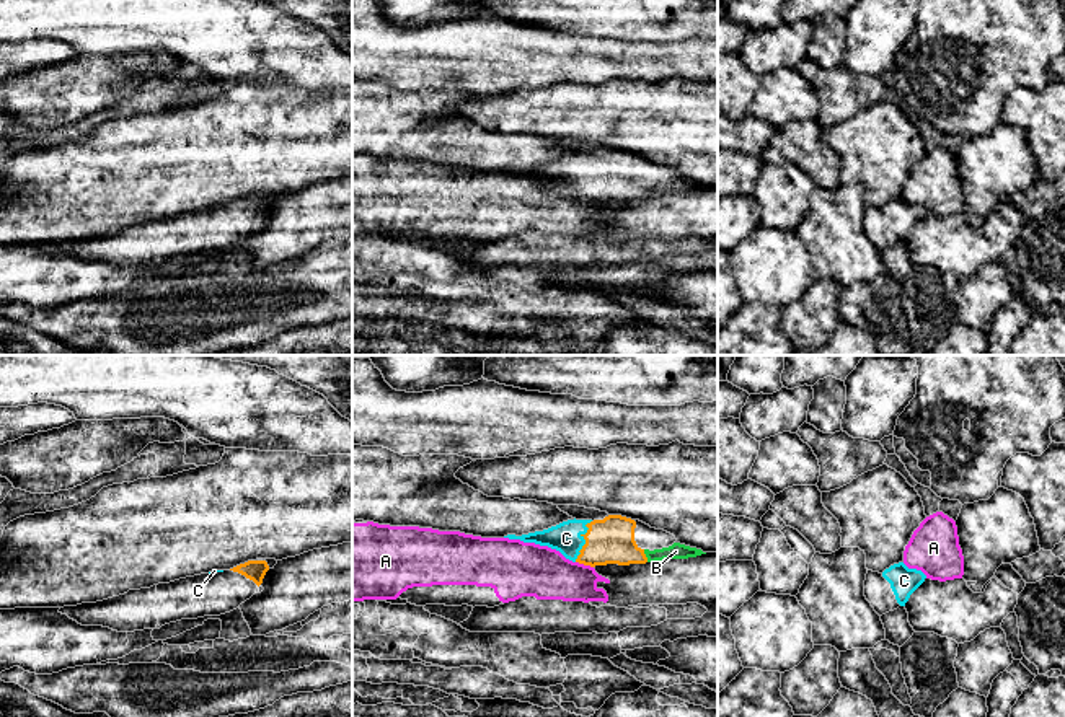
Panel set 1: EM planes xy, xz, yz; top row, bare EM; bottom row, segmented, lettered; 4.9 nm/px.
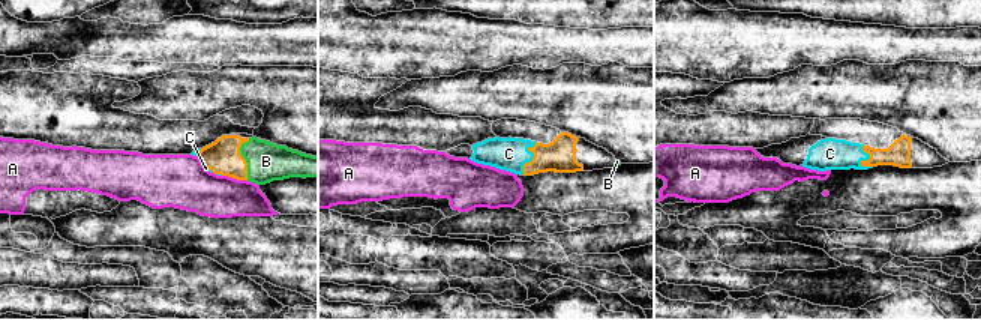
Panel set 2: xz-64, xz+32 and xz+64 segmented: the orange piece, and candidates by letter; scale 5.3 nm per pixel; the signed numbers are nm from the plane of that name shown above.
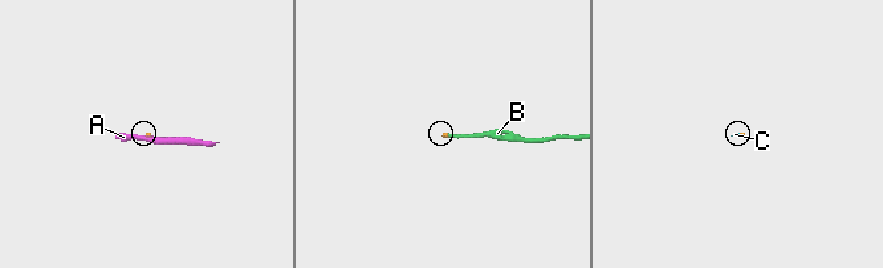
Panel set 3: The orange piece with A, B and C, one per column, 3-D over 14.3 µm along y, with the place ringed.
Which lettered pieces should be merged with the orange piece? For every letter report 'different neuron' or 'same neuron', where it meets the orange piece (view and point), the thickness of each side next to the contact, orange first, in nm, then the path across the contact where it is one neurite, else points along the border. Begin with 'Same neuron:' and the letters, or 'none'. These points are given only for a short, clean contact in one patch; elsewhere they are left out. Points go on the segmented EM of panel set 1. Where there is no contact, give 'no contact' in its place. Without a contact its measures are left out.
Same neuron: B, C
A: different neuron; contact xz (584, 564); calibres 220 and 260 nm; border xz (576, 561), (592, 567)
B: same neuron; contact xz (645, 556); calibres 220 and 80 nm; way xz (612, 540), (623, 551), (645, 556), (676, 551)
C: same neuron; contact xz (586, 541); calibres 220 and 150 nm; way xz (612, 540), (586, 541), (566, 538)

